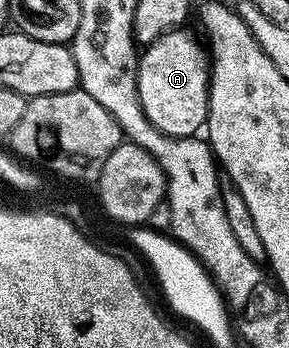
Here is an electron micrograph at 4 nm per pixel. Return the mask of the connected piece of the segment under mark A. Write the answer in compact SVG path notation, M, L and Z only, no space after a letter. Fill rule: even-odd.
M176 30L157 38L142 49L139 58L137 90L141 110L166 136L193 136L207 123L211 61L204 41L187 31Z

